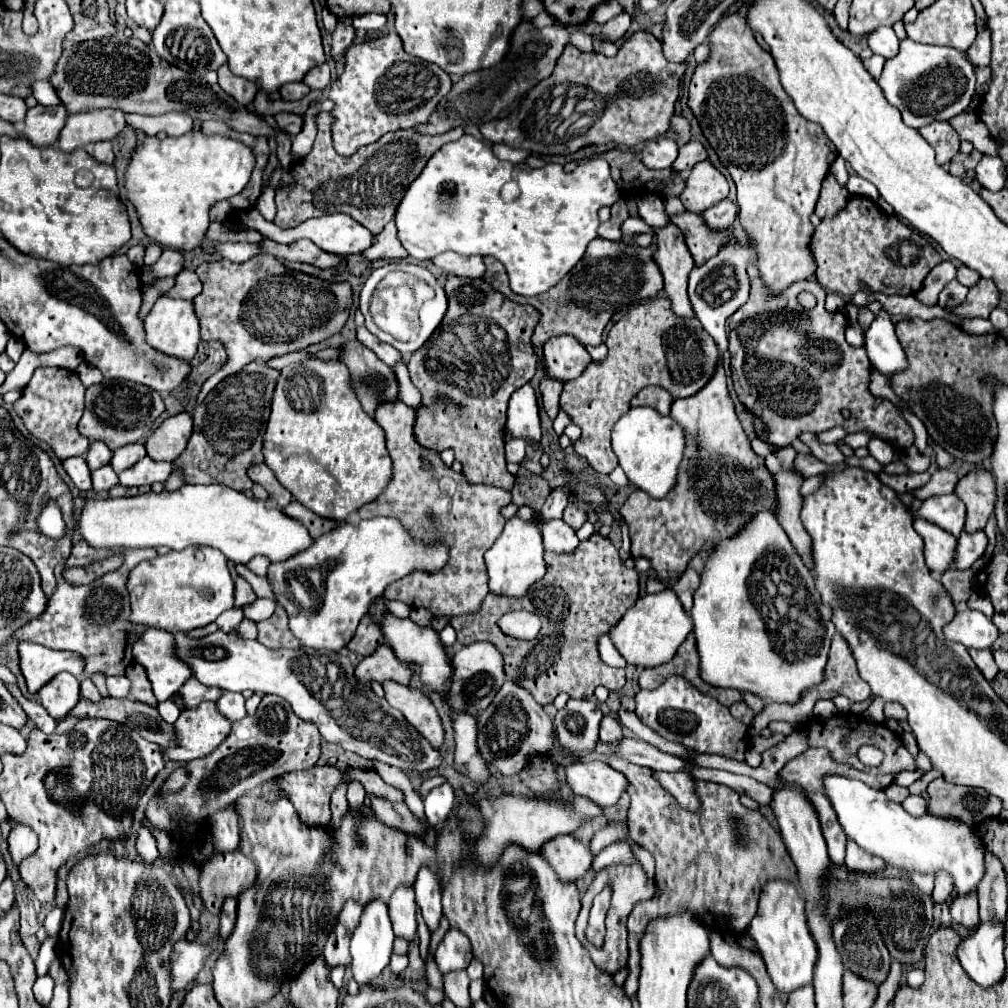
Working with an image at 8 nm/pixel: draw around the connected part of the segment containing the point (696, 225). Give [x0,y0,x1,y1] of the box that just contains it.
[672,213,730,265]

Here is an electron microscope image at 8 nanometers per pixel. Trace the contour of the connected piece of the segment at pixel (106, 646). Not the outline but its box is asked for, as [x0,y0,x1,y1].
[16,541,158,677]

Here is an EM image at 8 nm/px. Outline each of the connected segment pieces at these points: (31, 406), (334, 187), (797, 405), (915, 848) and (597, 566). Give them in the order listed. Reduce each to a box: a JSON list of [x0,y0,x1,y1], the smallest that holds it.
[[14,367,90,459],[274,111,464,235],[728,279,914,451],[824,775,986,895],[450,533,638,705]]

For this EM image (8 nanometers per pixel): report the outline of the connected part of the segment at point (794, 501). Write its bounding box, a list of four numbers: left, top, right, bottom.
[776,471,812,569]

